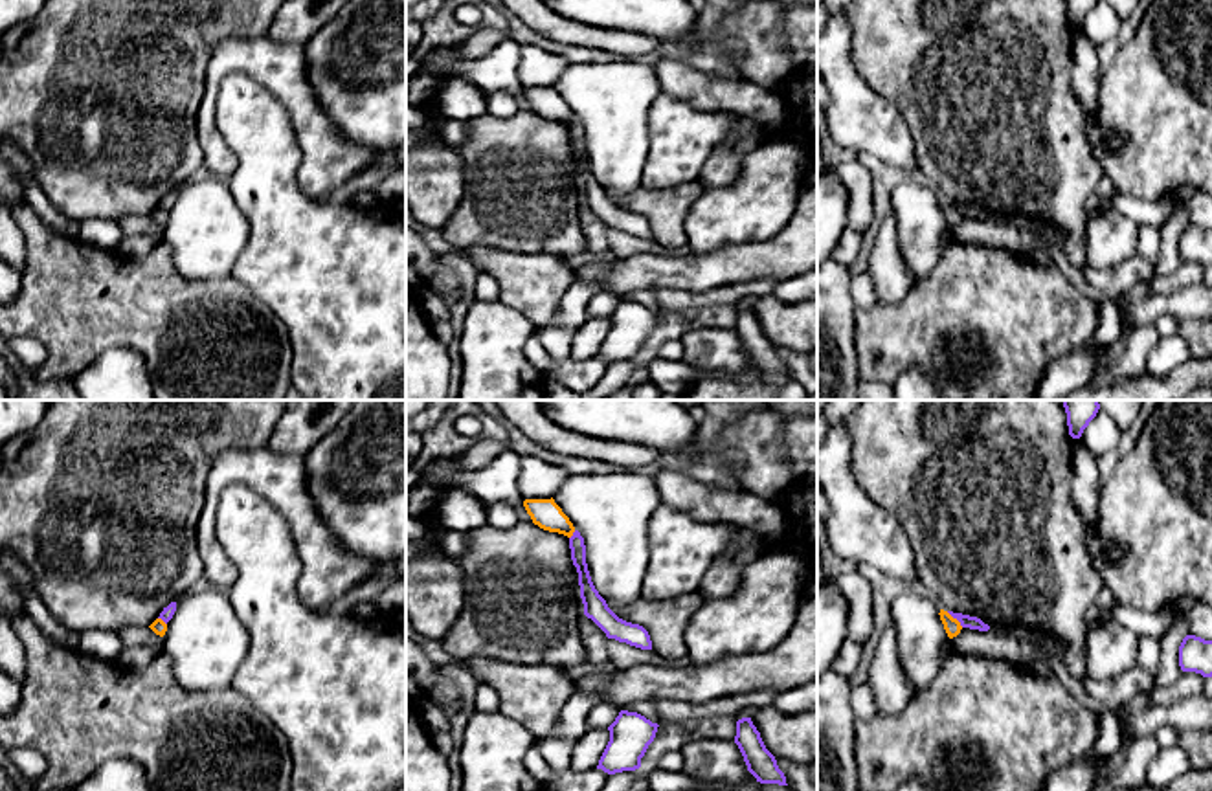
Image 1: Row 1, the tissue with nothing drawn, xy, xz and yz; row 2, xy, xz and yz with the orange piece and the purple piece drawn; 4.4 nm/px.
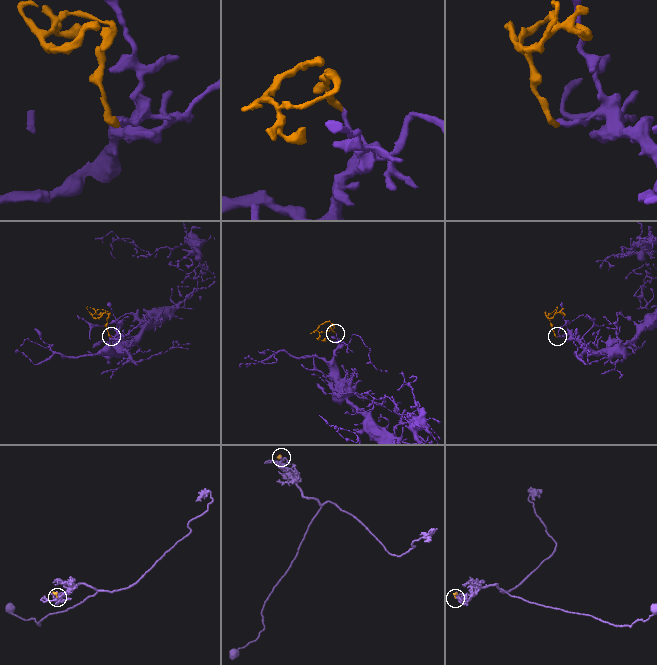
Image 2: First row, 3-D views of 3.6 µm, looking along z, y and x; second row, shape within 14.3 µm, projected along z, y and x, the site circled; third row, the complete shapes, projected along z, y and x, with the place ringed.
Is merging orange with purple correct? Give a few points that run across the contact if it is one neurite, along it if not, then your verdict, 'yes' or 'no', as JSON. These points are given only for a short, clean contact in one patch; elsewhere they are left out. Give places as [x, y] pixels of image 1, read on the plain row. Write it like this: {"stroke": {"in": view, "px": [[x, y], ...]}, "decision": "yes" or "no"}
{"stroke": {"in": "yz", "px": [[946, 200], [963, 215]]}, "decision": "no"}

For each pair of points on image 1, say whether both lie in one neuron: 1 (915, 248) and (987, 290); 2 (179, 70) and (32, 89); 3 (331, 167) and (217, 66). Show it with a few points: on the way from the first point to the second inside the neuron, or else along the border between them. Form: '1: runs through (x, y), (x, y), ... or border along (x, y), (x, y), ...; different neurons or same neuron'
1: border along (953, 241), (937, 267), (911, 287); different neurons
2: runs through (142, 70), (116, 70), (100, 87), (68, 89); same neuron
3: runs through (314, 131), (302, 103), (261, 63), (254, 63); same neuron

